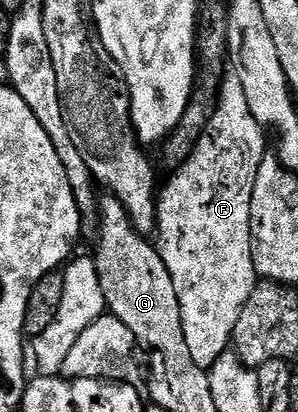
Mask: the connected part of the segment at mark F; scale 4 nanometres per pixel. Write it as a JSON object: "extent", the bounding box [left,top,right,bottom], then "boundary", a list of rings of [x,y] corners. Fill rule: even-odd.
{"extent":[157,77,267,369],"boundary":[[[229,77],[226,83],[224,80],[220,84],[213,116],[193,155],[182,167],[176,168],[174,175],[177,176],[159,191],[157,231],[161,235],[161,259],[167,265],[167,273],[171,273],[179,297],[183,333],[187,337],[187,349],[191,349],[191,361],[206,369],[213,367],[215,361],[230,350],[235,321],[239,321],[243,305],[247,305],[251,293],[259,286],[251,241],[251,197],[259,165],[267,154],[264,134],[261,122],[251,113],[251,105],[247,105],[243,85],[236,77]]]}

